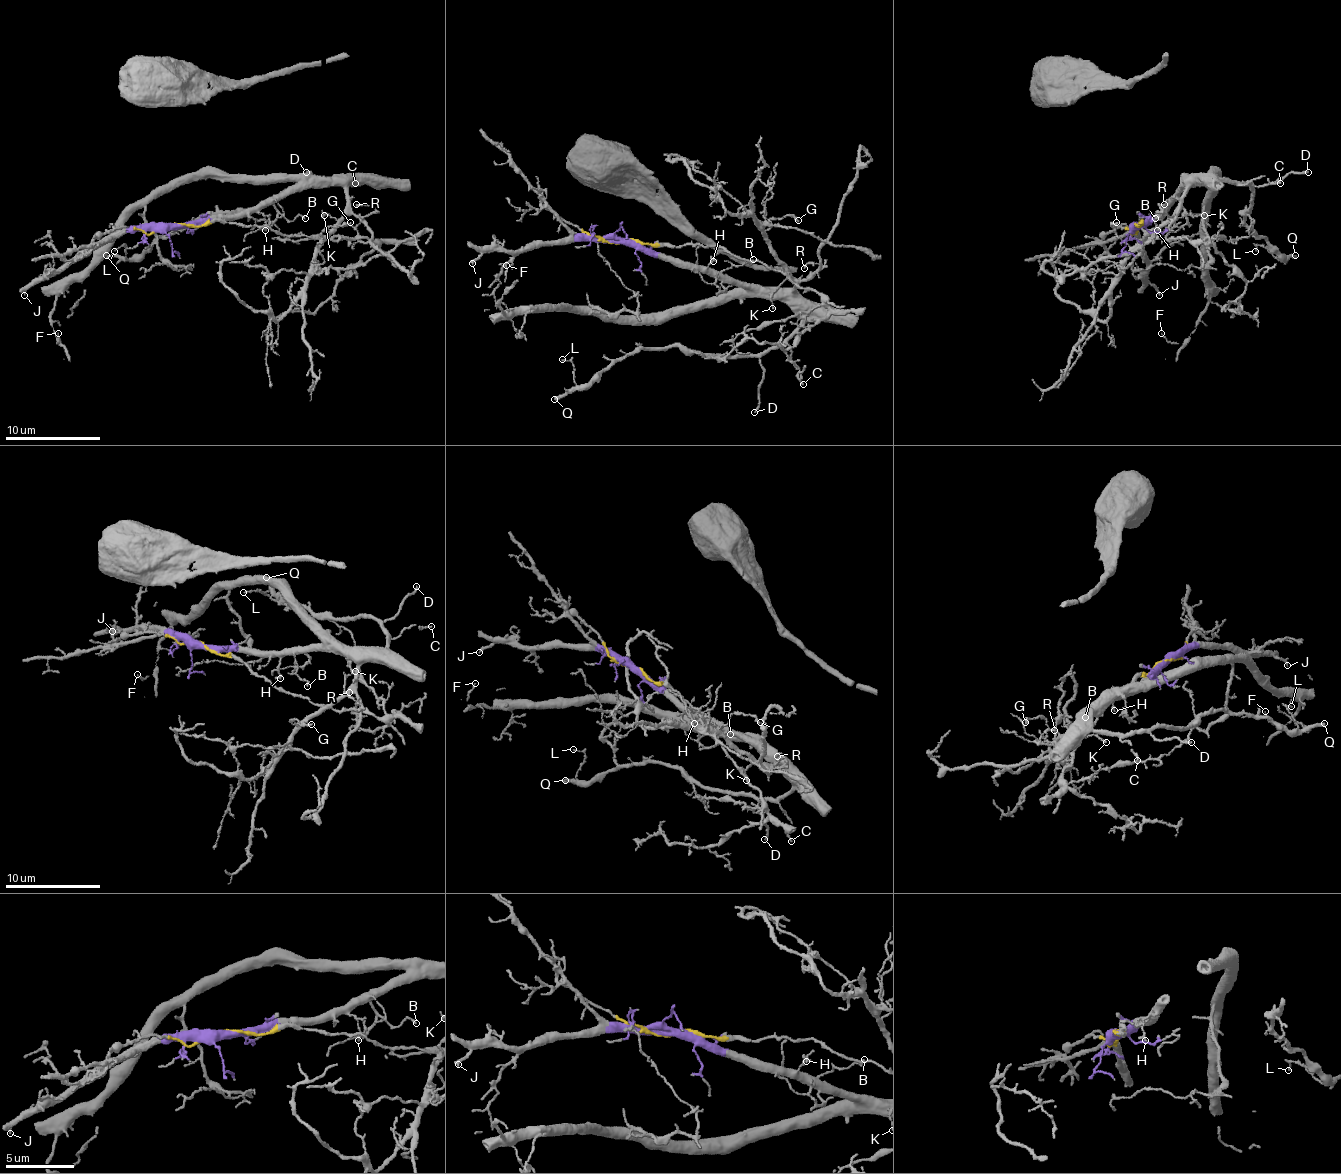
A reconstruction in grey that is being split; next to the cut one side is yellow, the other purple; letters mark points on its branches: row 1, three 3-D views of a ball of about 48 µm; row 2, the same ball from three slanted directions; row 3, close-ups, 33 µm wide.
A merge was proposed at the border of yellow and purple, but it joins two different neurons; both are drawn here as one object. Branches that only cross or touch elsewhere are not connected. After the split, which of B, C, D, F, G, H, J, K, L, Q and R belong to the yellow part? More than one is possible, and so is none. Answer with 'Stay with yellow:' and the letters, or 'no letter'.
Stay with yellow: no letter

